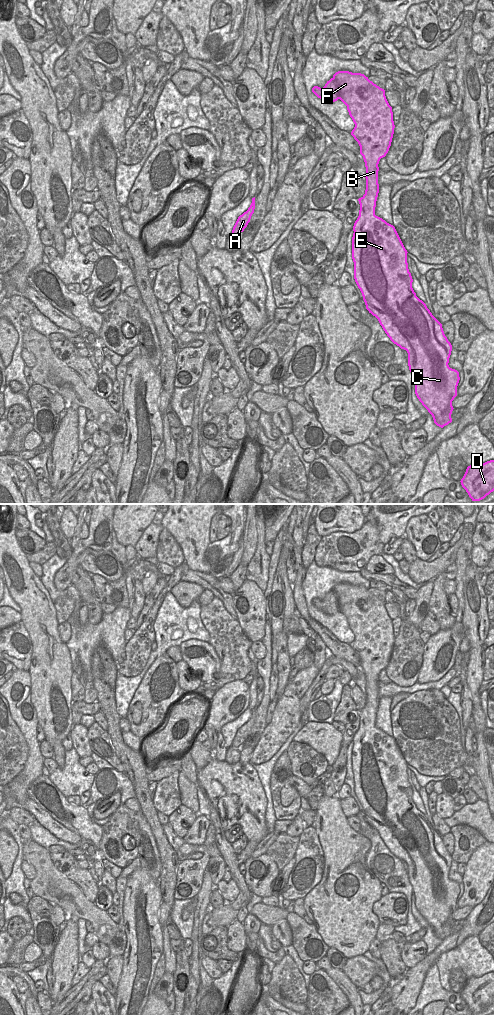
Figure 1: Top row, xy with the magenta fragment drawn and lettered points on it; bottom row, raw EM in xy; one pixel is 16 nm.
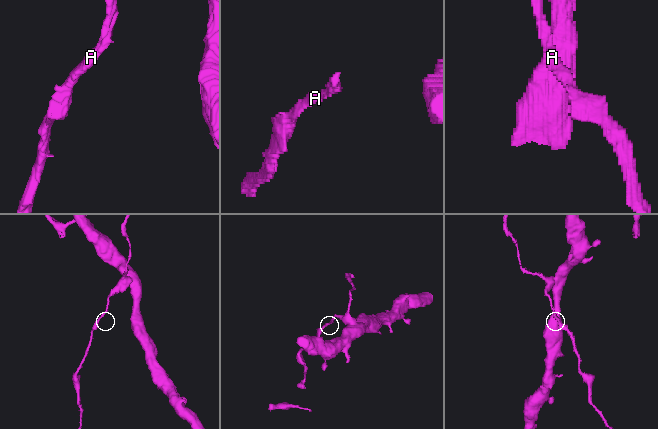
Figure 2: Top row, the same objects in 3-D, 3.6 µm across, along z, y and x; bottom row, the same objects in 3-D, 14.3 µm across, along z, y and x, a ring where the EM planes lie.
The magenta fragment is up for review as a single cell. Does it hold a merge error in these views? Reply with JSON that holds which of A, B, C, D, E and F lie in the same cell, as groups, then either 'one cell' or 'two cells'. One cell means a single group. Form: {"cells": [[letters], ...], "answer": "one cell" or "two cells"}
{"cells": [["A"], ["B", "C", "D", "E", "F"]], "answer": "two cells"}

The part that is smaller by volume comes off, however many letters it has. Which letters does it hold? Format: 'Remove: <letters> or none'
Remove: A

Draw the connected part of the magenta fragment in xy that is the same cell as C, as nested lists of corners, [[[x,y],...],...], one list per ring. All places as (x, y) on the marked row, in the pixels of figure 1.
[[[338,71],[333,75],[338,88],[339,99],[347,106],[355,127],[351,135],[360,146],[366,167],[365,194],[358,199],[359,216],[353,226],[352,259],[354,262],[354,279],[360,289],[366,309],[375,316],[390,340],[408,353],[408,366],[415,383],[415,394],[422,405],[432,415],[434,423],[443,428],[452,422],[452,401],[457,396],[460,380],[459,372],[449,367],[452,345],[444,334],[442,324],[432,315],[426,304],[420,300],[412,288],[412,276],[408,269],[407,250],[405,249],[395,227],[375,215],[376,201],[379,193],[379,161],[385,157],[391,146],[394,134],[392,107],[389,105],[385,90],[374,84],[364,74]]]

